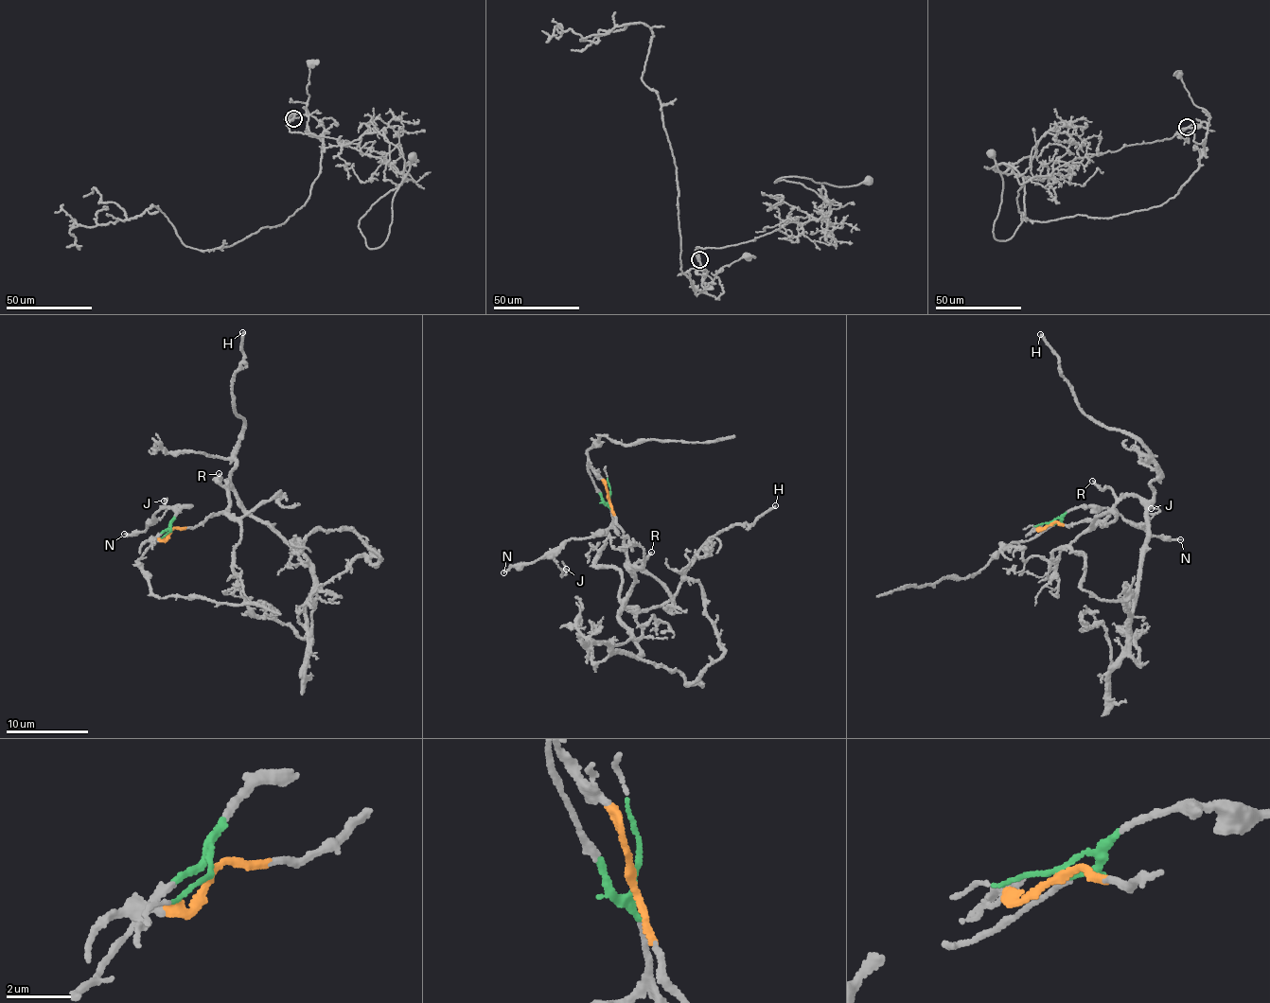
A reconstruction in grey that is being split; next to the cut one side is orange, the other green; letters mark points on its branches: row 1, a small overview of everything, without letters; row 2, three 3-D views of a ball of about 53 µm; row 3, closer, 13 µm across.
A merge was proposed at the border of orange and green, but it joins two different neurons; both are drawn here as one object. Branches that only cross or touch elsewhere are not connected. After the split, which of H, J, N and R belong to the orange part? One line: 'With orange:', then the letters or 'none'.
With orange: H, R

